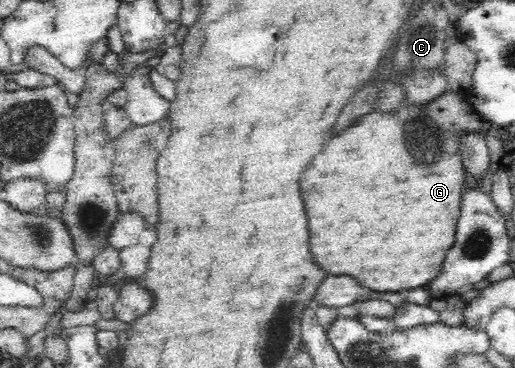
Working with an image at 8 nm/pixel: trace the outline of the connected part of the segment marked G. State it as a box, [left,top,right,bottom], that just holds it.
[299,90,495,293]

